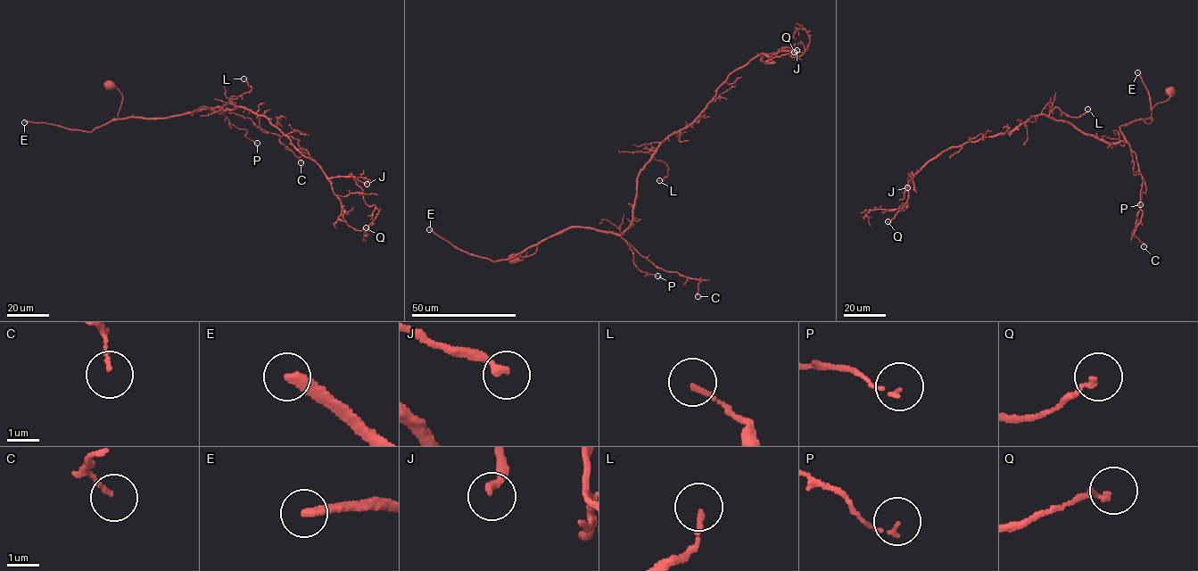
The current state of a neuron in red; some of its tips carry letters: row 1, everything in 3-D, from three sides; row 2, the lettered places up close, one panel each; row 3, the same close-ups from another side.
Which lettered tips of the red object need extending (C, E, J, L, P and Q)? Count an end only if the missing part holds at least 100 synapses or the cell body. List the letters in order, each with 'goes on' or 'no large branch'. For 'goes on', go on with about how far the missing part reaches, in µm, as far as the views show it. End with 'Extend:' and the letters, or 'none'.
C: no large branch
E: goes on; about 130 µm are missing
J: no large branch
L: no large branch
P: no large branch
Q: no large branch
Extend: E

